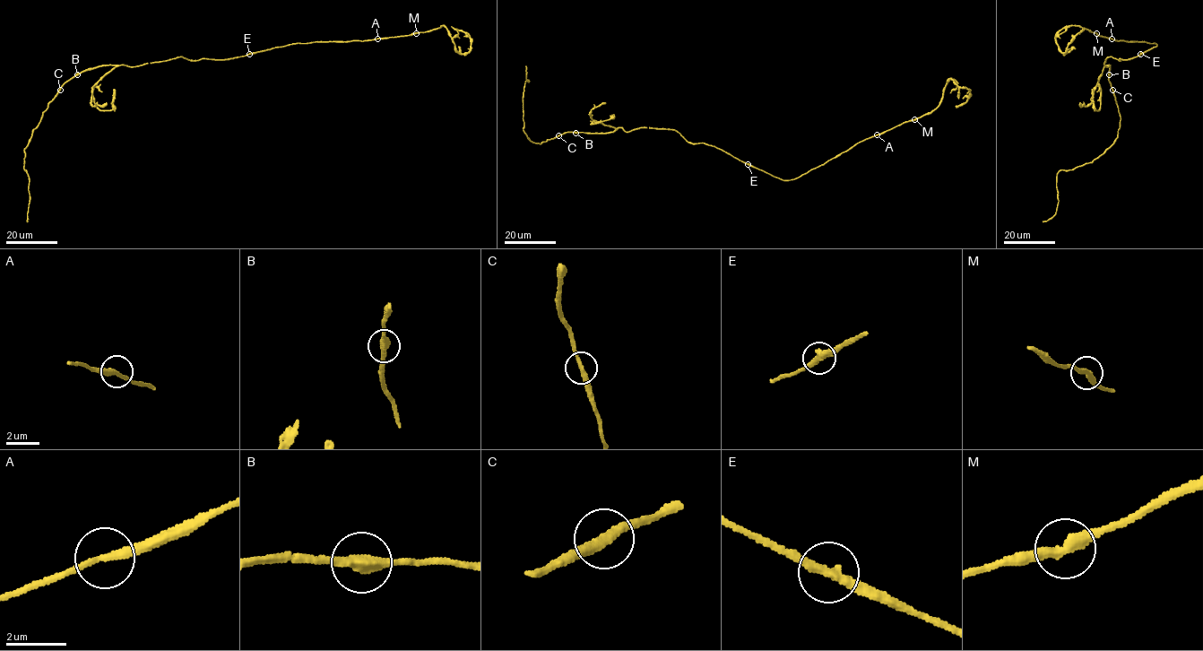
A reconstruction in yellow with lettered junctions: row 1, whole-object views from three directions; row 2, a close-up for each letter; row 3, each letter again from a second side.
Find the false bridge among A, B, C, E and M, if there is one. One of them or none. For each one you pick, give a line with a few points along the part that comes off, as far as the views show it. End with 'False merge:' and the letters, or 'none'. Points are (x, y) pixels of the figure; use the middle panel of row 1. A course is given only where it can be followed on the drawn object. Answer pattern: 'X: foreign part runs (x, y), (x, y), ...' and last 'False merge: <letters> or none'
False merge: none

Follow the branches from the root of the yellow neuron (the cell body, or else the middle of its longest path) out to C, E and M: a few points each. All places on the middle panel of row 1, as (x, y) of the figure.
C: (713, 145), (688, 143), (674, 130), (649, 127), (627, 132), (618, 127), (604, 133), (565, 133), (558, 135)
E: (713, 145), (748, 164)
M: (713, 145), (775, 177), (791, 180), (824, 165), (861, 142), (914, 119)

